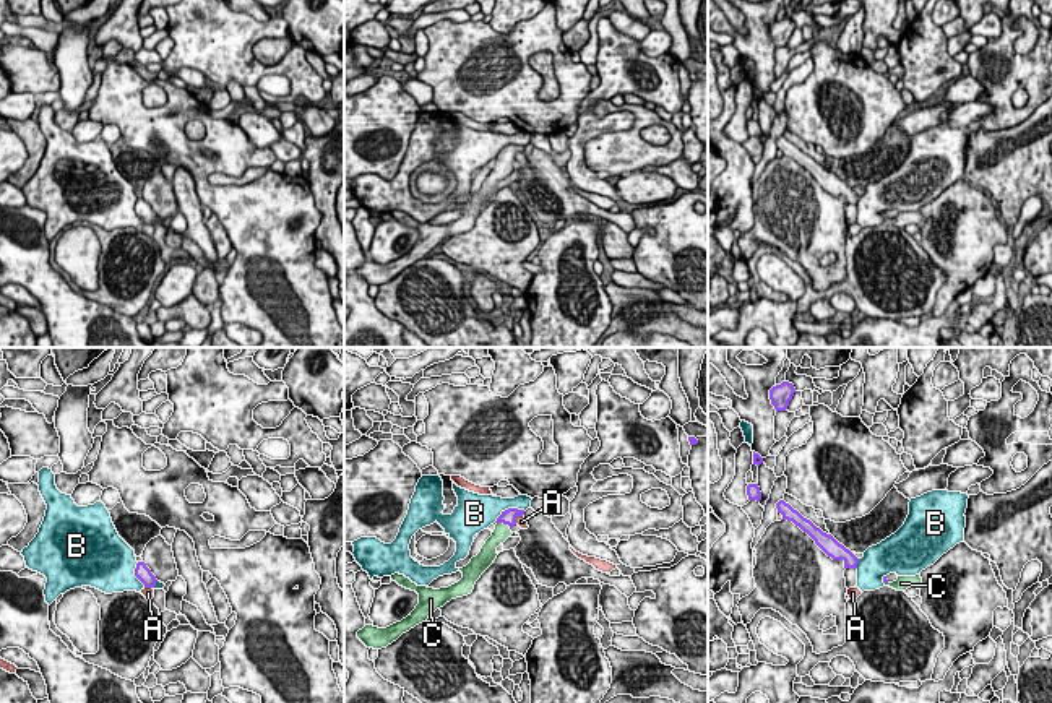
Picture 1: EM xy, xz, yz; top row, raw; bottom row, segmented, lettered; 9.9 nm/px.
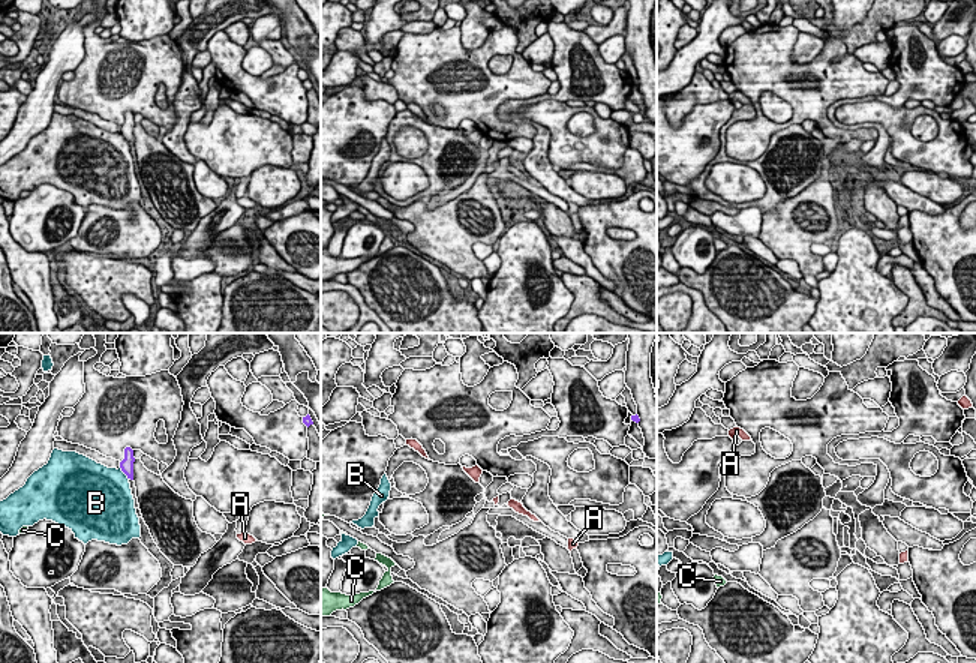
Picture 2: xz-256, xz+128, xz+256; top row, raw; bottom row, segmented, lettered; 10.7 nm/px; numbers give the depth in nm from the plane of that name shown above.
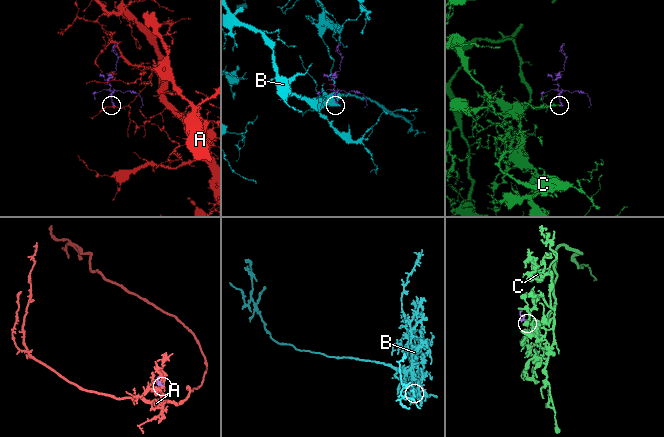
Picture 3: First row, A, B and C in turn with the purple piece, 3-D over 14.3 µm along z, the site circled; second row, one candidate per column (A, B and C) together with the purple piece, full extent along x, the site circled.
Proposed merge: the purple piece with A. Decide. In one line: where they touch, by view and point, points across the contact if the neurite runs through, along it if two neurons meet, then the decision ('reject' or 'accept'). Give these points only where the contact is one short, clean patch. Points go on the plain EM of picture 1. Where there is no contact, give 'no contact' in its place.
meets purple in xz at (515, 155); border along xz (521, 151), (515, 159); reject

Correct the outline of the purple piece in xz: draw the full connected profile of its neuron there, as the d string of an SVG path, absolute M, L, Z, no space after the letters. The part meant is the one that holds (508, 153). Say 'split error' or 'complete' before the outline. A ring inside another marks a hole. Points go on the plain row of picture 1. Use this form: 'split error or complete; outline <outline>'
split error; outline M508 144L497 154L492 172L485 177L481 188L471 195L471 198L459 205L463 214L448 224L427 224L417 222L404 211L394 209L391 216L399 222L416 227L419 231L419 240L416 245L401 258L396 258L386 265L365 261L357 268L357 274L373 286L382 286L396 278L403 270L409 268L416 261L425 258L432 248L443 244L446 239L456 234L463 234L472 229L476 218L497 195L497 183L503 180L513 169L511 164L516 161L516 154L523 153L524 146Z

